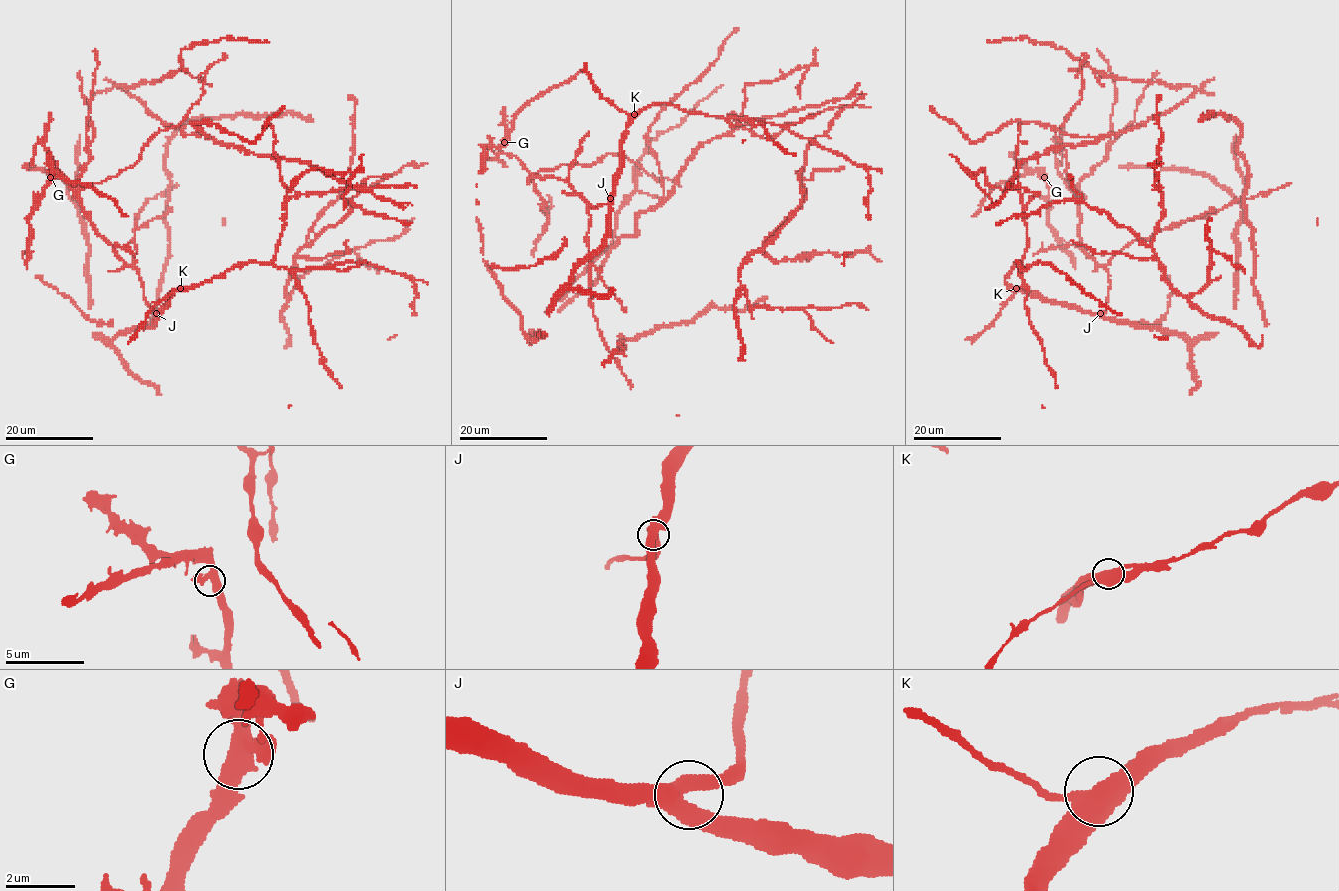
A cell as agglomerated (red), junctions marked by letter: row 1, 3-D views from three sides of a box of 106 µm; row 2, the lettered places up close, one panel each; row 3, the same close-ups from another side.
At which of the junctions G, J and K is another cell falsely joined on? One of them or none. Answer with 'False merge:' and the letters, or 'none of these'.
False merge: none of these

